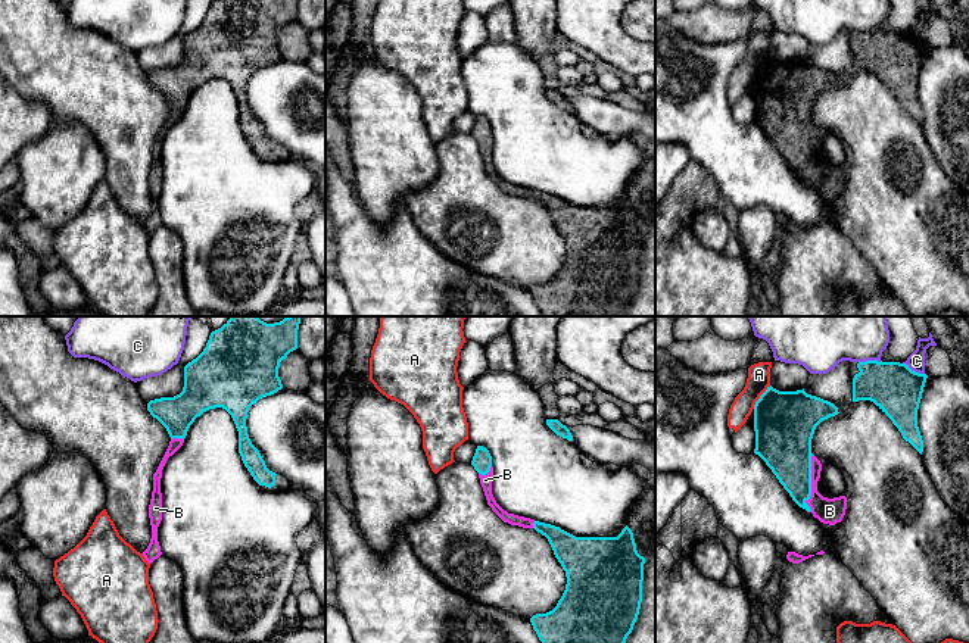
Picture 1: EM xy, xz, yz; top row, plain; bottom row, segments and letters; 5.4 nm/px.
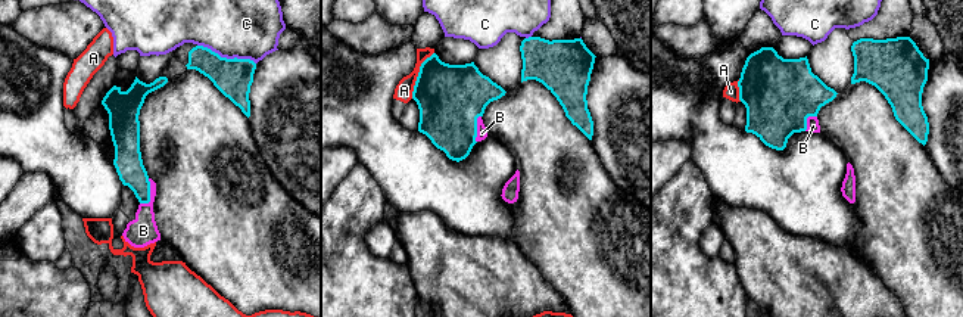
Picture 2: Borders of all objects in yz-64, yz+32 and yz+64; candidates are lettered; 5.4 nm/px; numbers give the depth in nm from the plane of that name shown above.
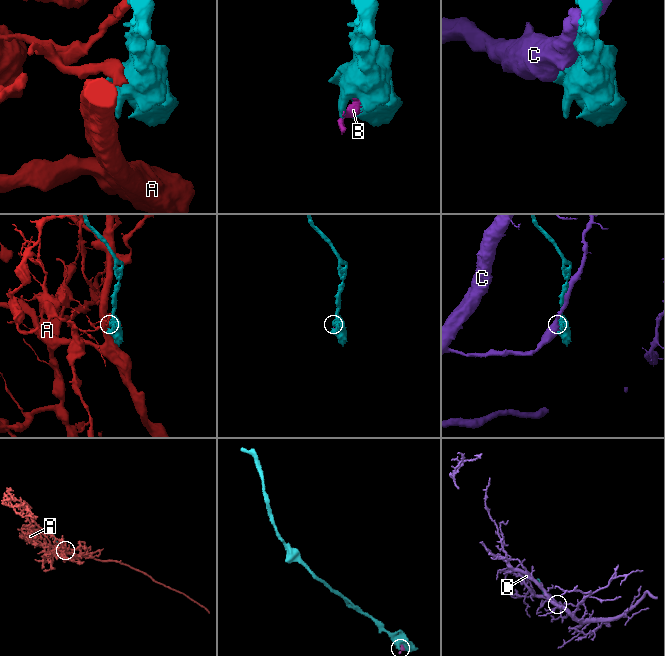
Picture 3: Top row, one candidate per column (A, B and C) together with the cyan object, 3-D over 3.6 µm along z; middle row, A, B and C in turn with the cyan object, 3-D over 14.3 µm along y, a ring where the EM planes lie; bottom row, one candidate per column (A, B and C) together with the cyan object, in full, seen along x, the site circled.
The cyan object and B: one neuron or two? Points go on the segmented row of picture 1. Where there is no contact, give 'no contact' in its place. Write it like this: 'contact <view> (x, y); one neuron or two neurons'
contact yz (810, 483); one neuron

